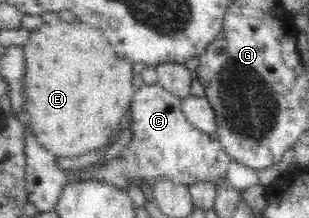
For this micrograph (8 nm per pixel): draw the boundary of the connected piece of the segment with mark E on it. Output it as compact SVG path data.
M60 18L56 24L42 22L30 30L25 45L24 88L26 110L30 113L31 128L37 141L56 156L74 157L85 155L110 143L117 126L122 122L135 87L132 85L132 62L116 54L114 45L100 28L92 28L86 21L65 22Z

